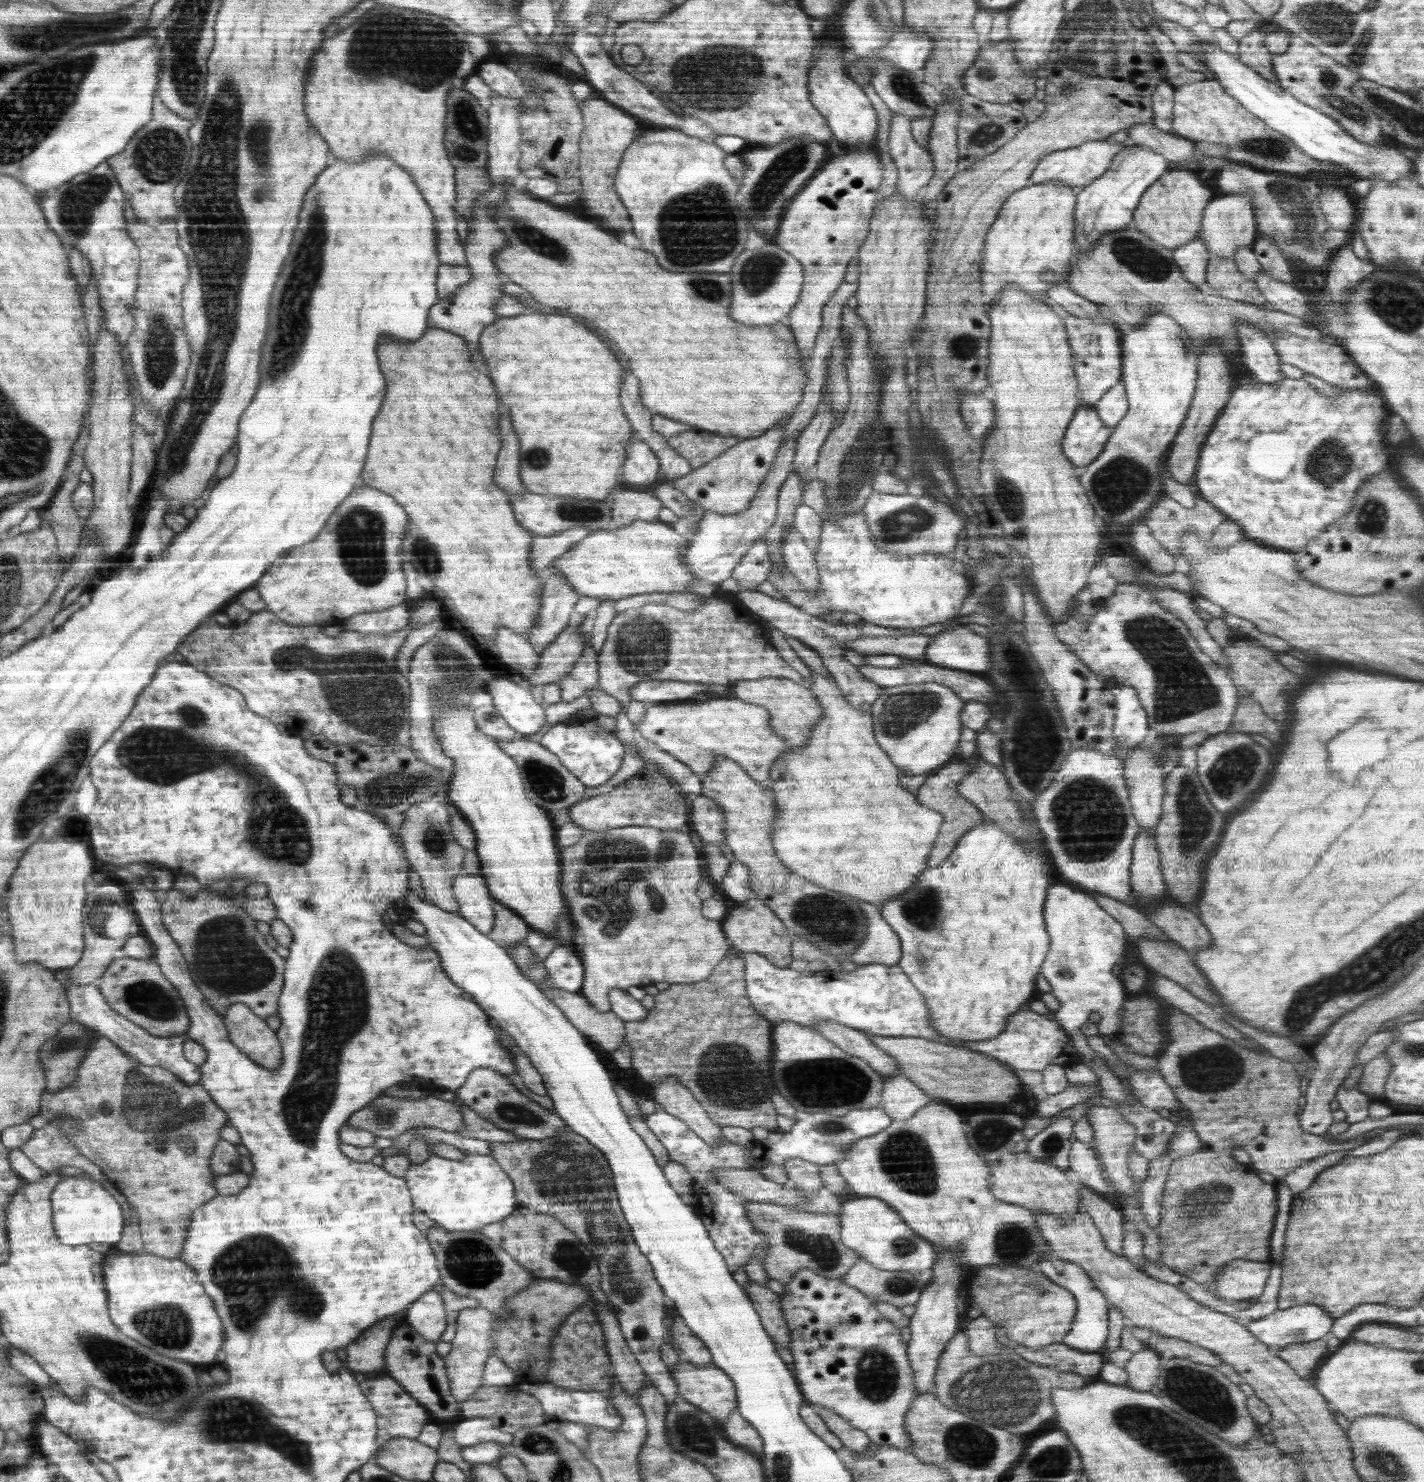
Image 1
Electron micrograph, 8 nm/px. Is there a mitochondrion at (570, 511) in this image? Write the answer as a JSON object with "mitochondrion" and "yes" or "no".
{"mitochondrion":"yes"}

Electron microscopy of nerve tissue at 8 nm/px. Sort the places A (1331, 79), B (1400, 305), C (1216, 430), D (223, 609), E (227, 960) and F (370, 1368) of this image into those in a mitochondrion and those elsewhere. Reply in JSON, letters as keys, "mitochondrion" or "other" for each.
{"A":"mitochondrion","B":"mitochondrion","C":"other","D":"other","E":"mitochondrion","F":"other"}

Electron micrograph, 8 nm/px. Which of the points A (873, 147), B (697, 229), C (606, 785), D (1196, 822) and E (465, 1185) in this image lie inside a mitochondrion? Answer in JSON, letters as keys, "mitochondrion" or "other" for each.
{"A":"other","B":"mitochondrion","C":"other","D":"mitochondrion","E":"other"}

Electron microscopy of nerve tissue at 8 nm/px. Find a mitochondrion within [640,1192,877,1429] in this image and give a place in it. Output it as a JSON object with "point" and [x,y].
{"point":[821,1248]}

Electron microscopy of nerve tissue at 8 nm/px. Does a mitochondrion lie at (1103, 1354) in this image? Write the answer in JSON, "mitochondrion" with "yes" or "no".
{"mitochondrion":"no"}

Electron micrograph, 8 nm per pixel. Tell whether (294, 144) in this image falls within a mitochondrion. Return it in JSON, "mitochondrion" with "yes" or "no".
{"mitochondrion":"yes"}

